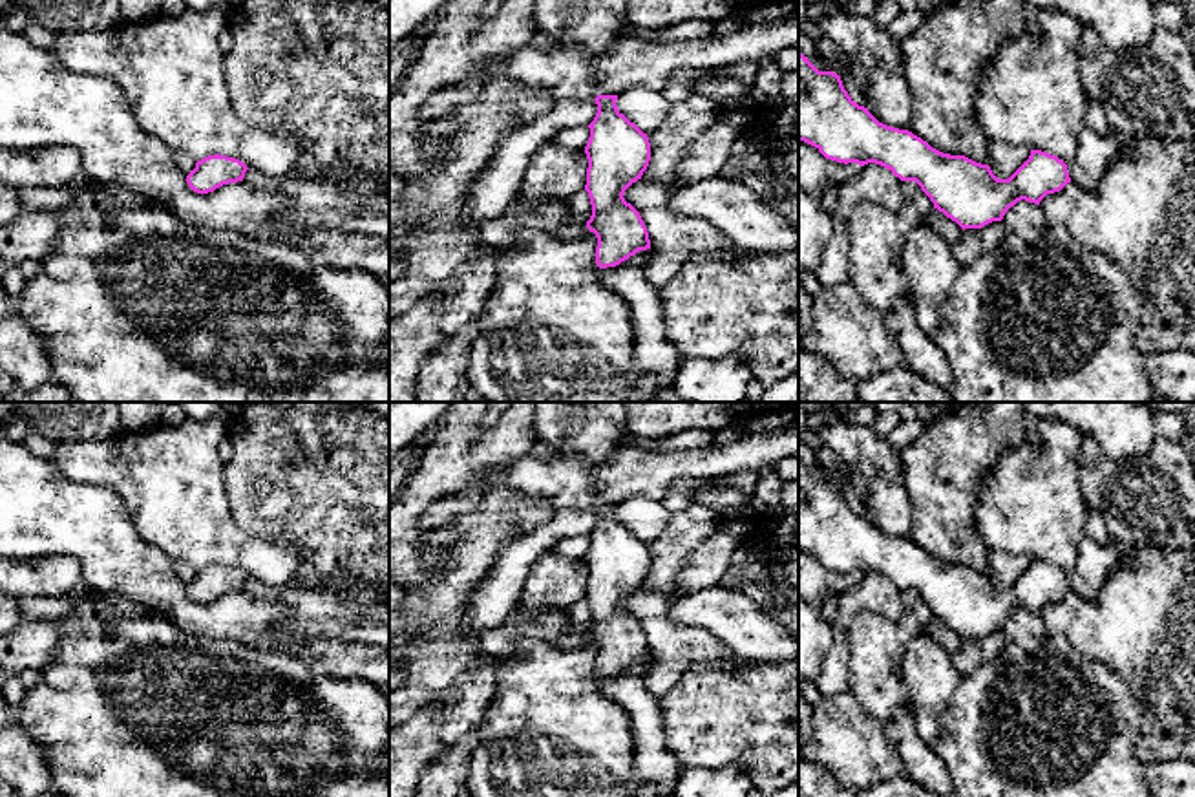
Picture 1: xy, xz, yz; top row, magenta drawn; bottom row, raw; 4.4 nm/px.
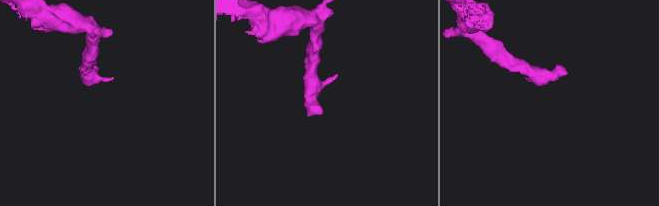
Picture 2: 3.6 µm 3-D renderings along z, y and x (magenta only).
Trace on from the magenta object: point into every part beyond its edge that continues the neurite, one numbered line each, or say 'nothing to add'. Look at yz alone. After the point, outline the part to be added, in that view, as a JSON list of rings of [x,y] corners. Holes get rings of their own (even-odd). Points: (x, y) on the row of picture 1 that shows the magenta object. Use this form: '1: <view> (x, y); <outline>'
1: yz (1095, 154); [[[1084,122],[1074,161],[1067,165],[1071,183],[1087,192],[1096,190],[1105,170],[1127,148],[1129,141],[1115,130],[1098,135]]]

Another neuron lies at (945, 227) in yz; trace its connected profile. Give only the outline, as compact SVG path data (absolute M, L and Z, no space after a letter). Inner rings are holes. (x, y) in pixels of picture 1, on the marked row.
M934 208L925 219L950 247L961 238L963 228L946 218L943 212Z

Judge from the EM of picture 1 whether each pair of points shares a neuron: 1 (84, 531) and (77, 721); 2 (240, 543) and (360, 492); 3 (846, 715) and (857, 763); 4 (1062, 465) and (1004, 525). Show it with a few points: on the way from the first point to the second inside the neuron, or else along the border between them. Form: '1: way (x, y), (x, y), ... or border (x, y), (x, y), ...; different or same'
1: border (90, 591), (101, 596); different
2: border (229, 505), (247, 531), (287, 536), (298, 551); different
3: way (846, 726), (846, 741), (856, 752); same
4: way (1047, 479), (1018, 510); same

